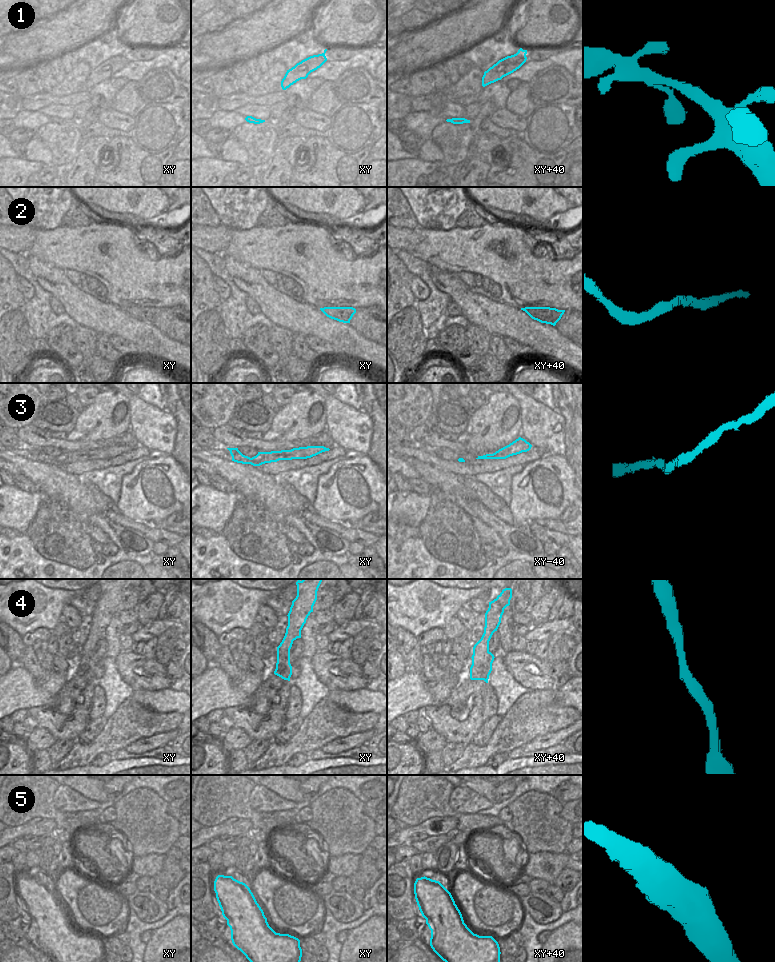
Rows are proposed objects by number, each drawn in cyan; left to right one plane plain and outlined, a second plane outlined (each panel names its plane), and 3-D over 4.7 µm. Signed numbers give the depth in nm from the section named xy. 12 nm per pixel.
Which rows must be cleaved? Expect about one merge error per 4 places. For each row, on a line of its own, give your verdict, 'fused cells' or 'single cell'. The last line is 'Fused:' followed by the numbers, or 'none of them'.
1: single cell
2: single cell
3: single cell
4: single cell
5: single cell
Fused: none of them

